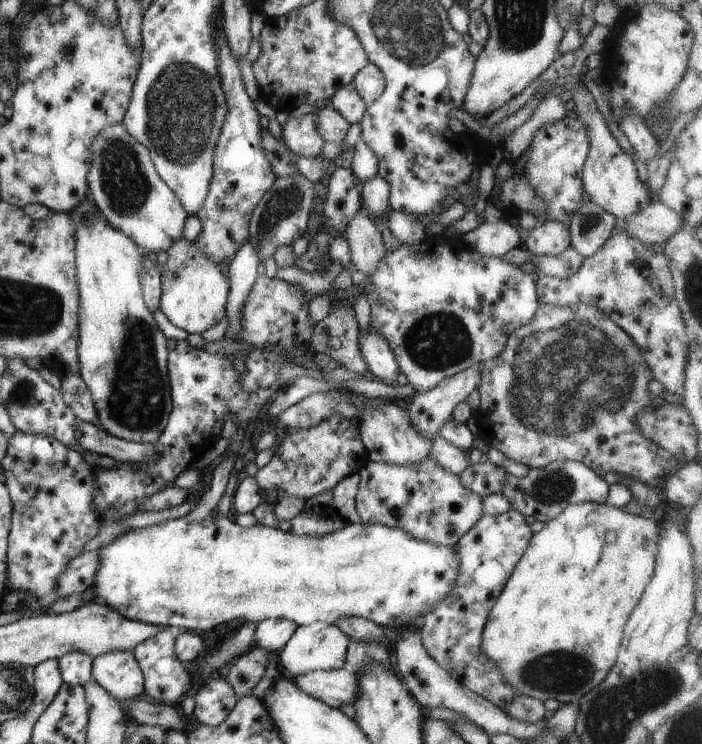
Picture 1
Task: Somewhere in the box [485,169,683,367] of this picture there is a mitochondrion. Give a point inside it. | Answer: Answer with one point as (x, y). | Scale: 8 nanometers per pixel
(589, 222)

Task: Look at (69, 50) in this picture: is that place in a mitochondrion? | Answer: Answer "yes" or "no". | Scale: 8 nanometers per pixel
no

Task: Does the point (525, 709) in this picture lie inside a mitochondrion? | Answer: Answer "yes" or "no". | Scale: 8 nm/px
yes

